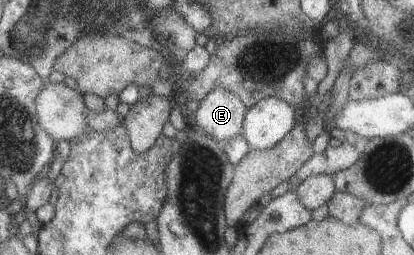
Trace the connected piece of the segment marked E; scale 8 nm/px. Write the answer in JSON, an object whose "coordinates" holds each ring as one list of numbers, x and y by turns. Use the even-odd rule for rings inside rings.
{"coordinates":[[214,89,198,103,195,111,196,128,201,128,217,141,227,141,242,135,246,108,231,91]]}

